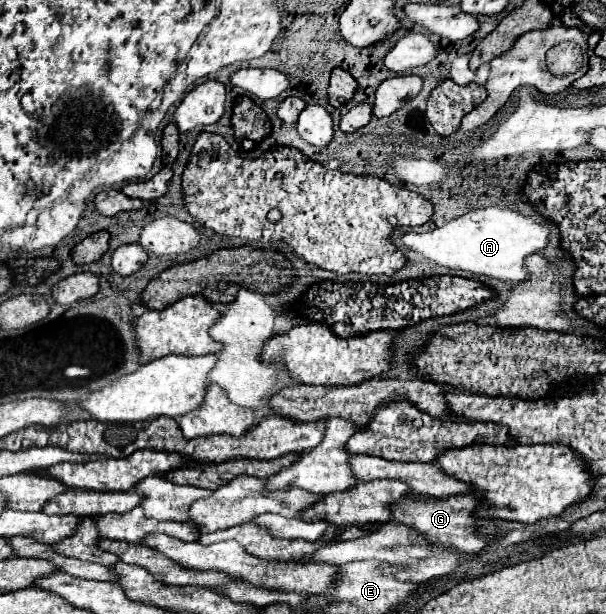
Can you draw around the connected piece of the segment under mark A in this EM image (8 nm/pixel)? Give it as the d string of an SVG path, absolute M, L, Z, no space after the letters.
M487 207L487 209L475 209L469 211L449 223L445 223L439 229L415 233L407 231L403 233L403 243L407 249L421 253L423 257L435 261L441 267L447 267L451 271L463 271L473 275L483 275L499 281L523 281L527 277L523 259L529 253L535 253L547 245L549 231L541 227L537 221L519 215L511 209L501 207Z

